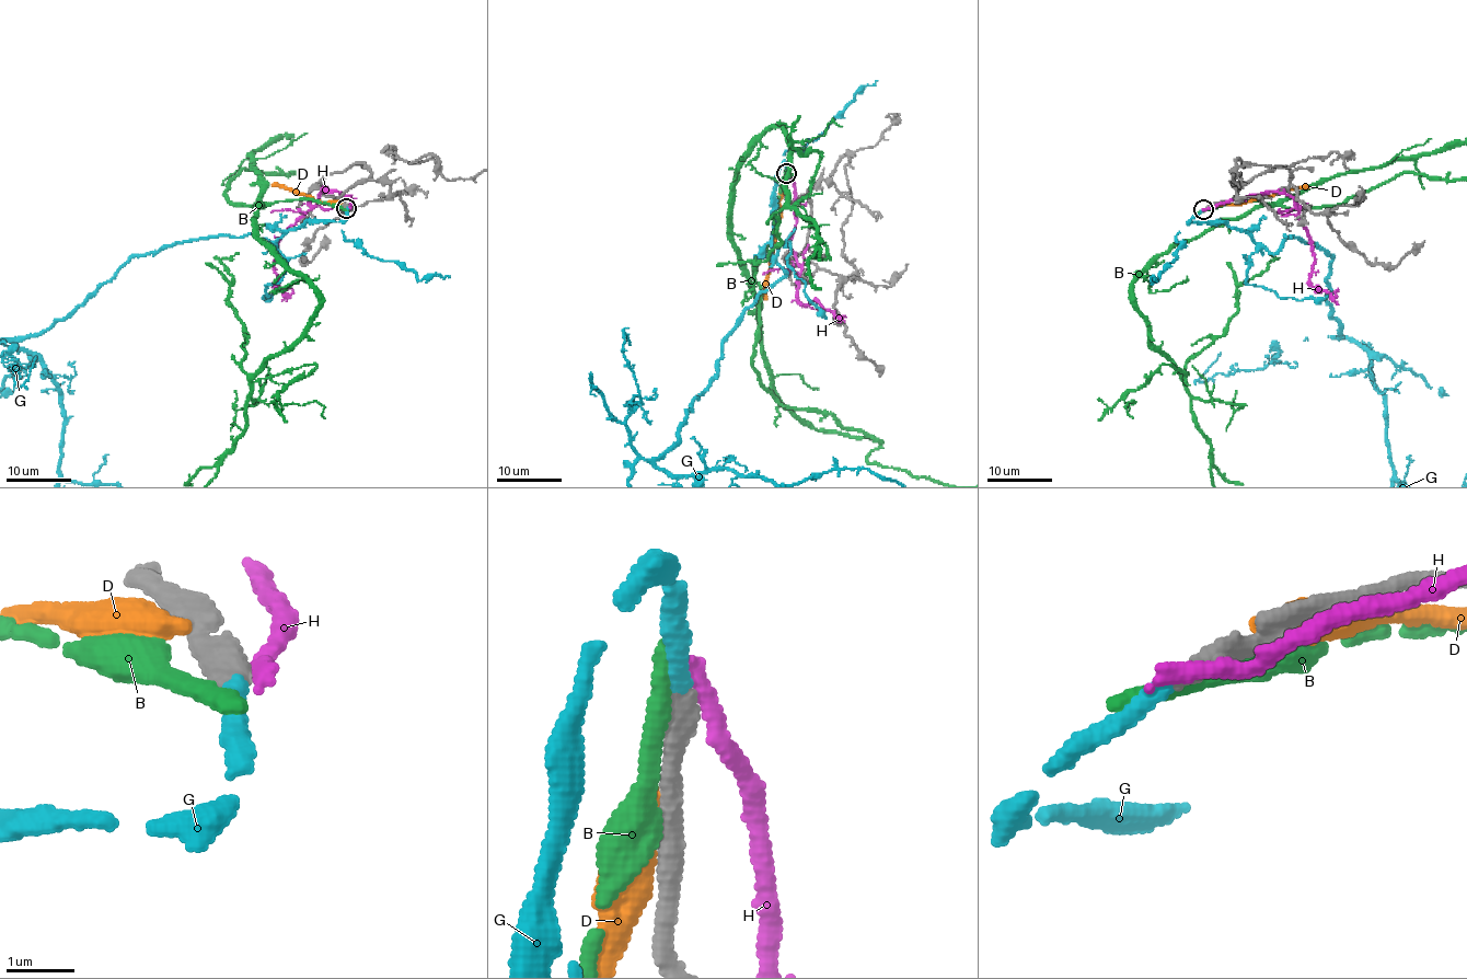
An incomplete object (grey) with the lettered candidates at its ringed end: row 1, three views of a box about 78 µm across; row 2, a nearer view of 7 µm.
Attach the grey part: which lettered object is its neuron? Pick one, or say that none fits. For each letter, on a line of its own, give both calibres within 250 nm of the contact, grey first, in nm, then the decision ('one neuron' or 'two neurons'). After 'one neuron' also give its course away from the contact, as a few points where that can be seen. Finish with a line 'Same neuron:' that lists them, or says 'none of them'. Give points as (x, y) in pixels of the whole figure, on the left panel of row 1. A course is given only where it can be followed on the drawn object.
B: 420 nm thick on the grey side, 360 nm on the other; two neurons
D: 320 nm thick on the grey side, 480 nm on the other; two neurons
G: 400 nm thick on the grey side, 280 nm on the other; one neuron
H: 440 nm thick on the grey side, 320 nm on the other; two neurons
Same neuron: G

